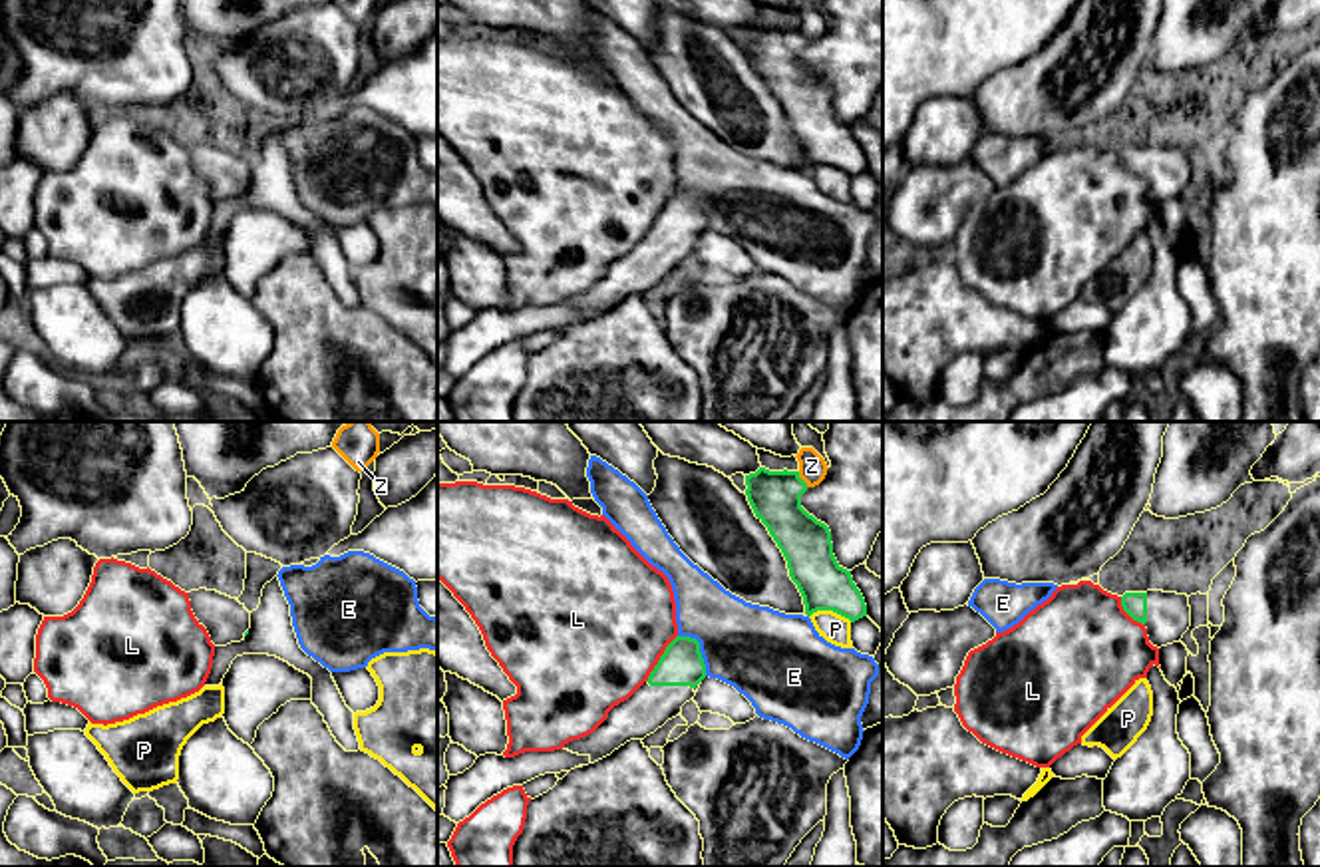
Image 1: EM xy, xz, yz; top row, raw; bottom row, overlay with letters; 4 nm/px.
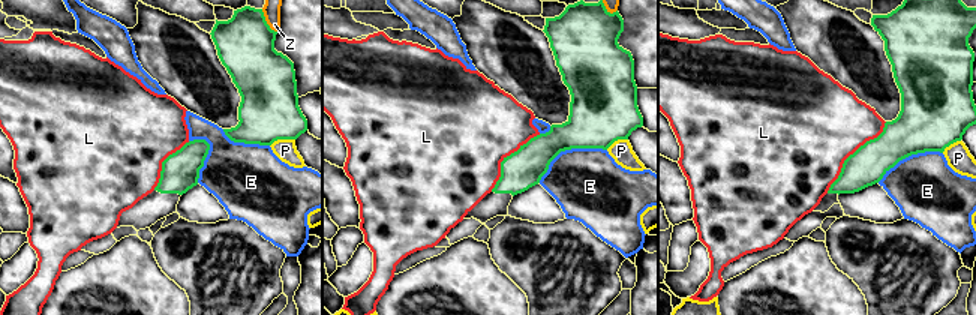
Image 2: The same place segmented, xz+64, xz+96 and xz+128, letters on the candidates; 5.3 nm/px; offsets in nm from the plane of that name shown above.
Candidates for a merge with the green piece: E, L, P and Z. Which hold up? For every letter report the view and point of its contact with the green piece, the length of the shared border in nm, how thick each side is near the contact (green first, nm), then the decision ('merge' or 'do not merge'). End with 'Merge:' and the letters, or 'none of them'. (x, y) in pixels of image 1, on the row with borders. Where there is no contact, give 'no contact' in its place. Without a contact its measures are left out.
E: meets green in xz at (698, 649); contact 200 nm long; 170 nm thick on the green side, 360 nm on the other; do not merge
L: meets green in xz at (660, 659); contact 240 nm long; 170 nm thick on the green side, 480 nm on the other; do not merge
P: meets green in xz at (831, 609); contact 180 nm long; 200 nm thick on the green side, 120 nm on the other; do not merge
Z: meets green in xz at (802, 480); contact 80 nm long; 200 nm thick on the green side, 110 nm on the other; do not merge
Merge: none of them

